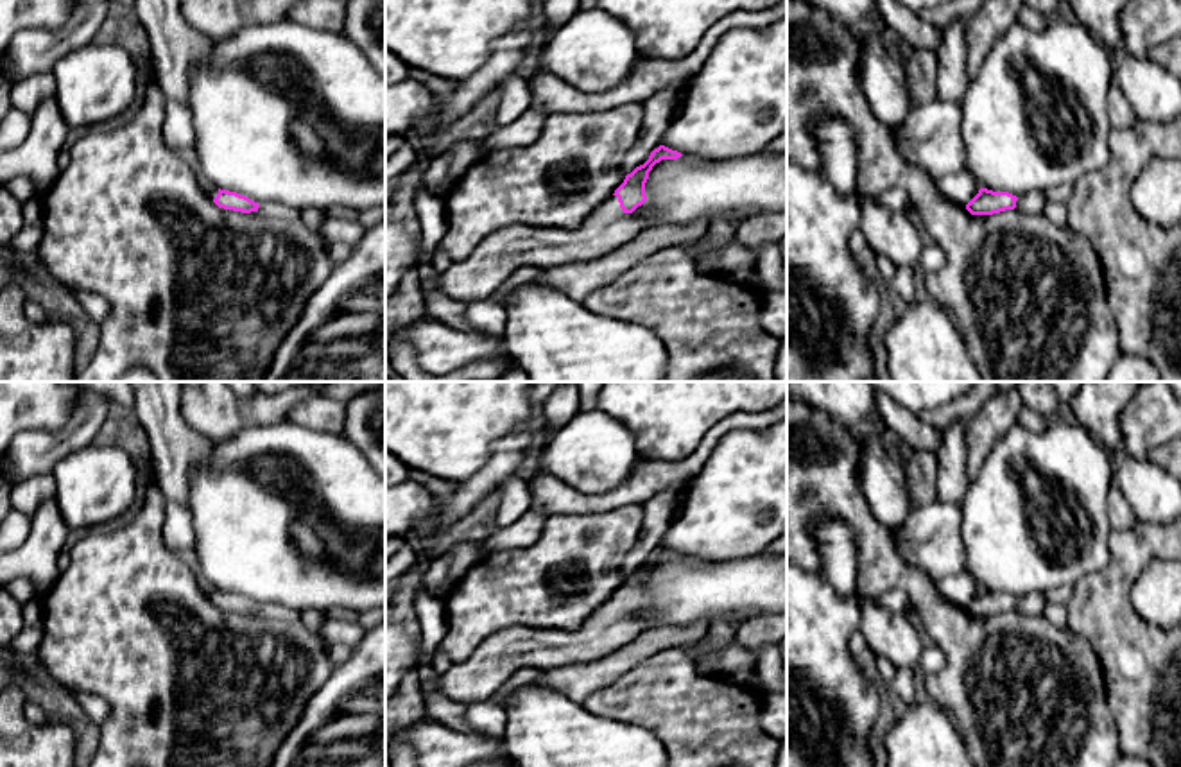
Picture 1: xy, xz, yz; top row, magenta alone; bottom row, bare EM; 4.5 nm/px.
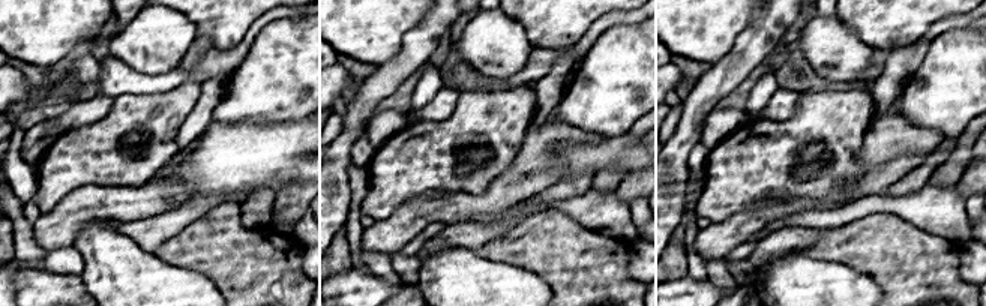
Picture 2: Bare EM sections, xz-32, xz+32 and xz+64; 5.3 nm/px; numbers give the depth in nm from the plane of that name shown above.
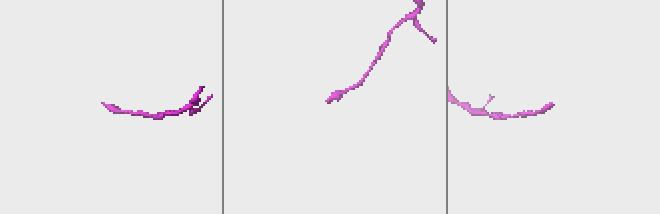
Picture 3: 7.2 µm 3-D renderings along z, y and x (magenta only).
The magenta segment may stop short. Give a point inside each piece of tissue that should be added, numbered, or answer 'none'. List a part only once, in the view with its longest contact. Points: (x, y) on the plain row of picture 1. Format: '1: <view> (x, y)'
1: xz (497, 658)

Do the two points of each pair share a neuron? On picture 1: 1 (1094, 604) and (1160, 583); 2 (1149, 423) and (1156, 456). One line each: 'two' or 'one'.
1: two
2: two

